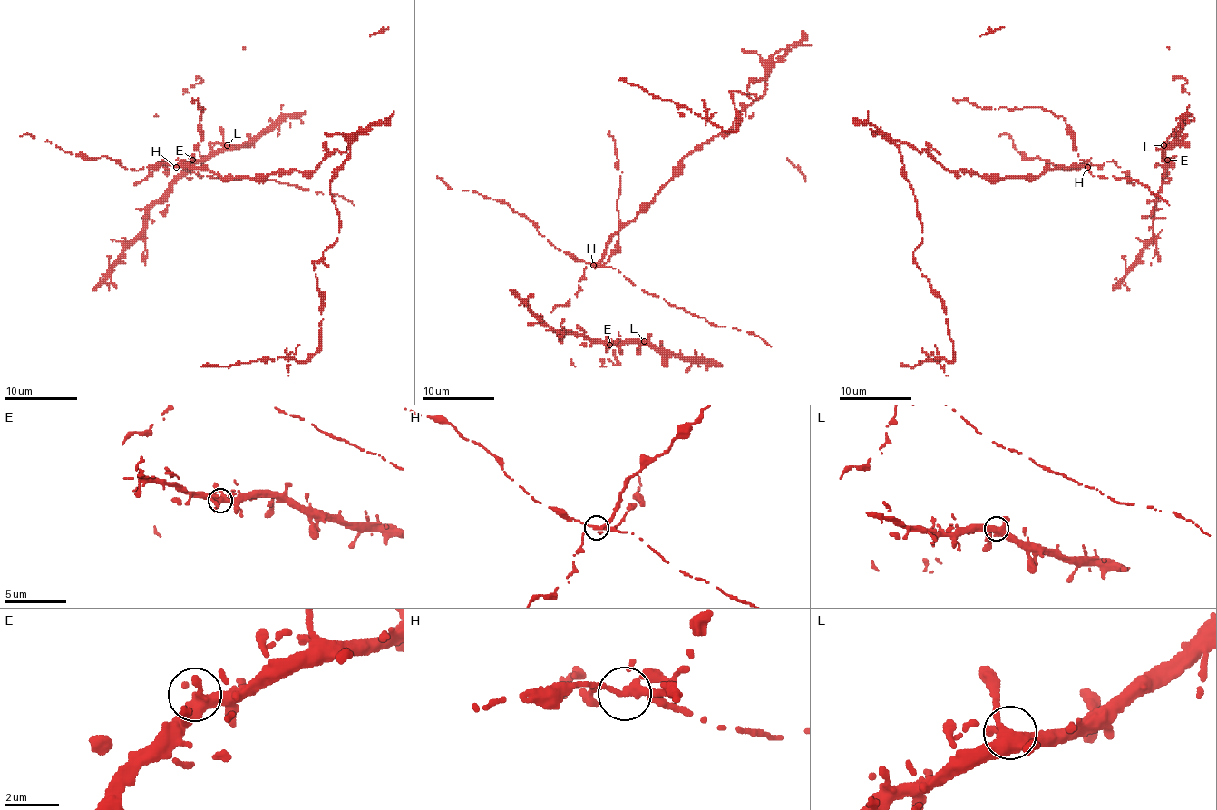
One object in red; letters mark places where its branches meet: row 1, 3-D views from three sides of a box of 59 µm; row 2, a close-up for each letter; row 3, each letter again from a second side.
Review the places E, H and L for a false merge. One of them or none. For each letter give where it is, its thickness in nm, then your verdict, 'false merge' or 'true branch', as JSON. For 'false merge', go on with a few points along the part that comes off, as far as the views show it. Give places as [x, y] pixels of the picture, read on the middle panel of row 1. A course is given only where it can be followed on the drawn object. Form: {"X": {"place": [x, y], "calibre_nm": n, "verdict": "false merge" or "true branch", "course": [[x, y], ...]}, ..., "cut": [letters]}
{"E": {"place": [609, 345], "calibre_nm": 360, "verdict": "true branch"}, "H": {"place": [593, 265], "calibre_nm": 240, "verdict": "false merge", "course": [[593, 265], [682, 160], [765, 92], [767, 76], [747, 85], [756, 100], [731, 92], [736, 131], [618, 80]]}, "L": {"place": [644, 341], "calibre_nm": 400, "verdict": "true branch"}, "cut": ["H"]}

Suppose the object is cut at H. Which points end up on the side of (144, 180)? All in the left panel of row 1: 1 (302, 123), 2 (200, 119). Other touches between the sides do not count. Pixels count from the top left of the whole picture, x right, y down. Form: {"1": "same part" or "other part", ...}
{"1": "other part", "2": "same part"}

